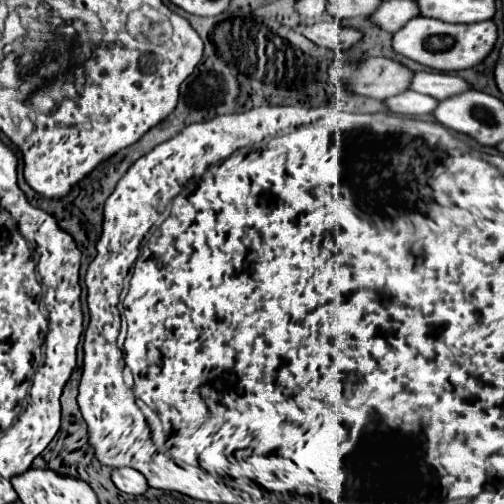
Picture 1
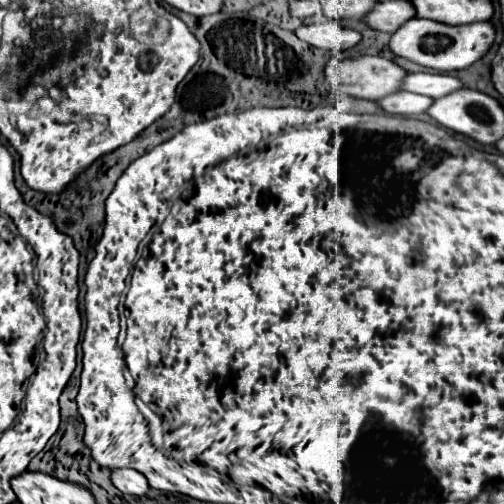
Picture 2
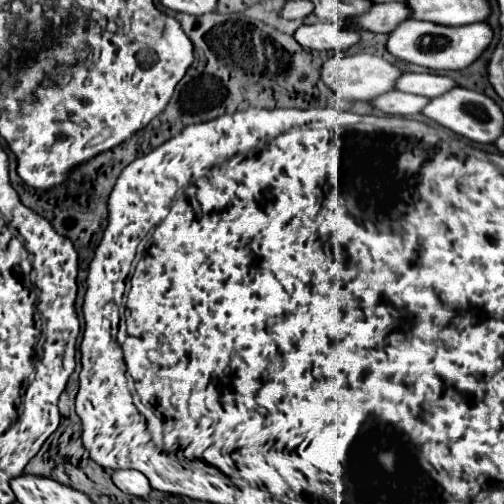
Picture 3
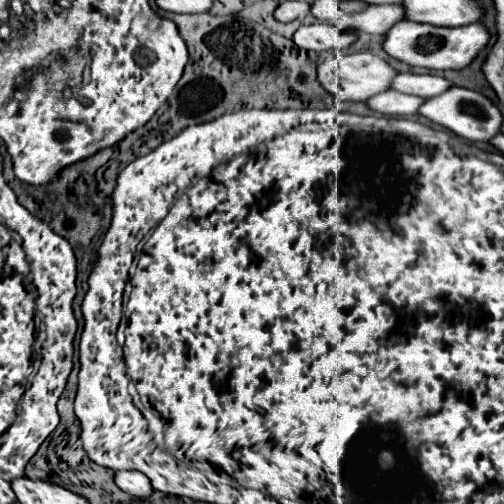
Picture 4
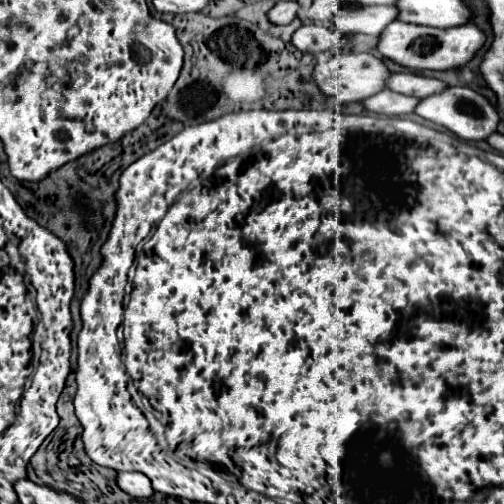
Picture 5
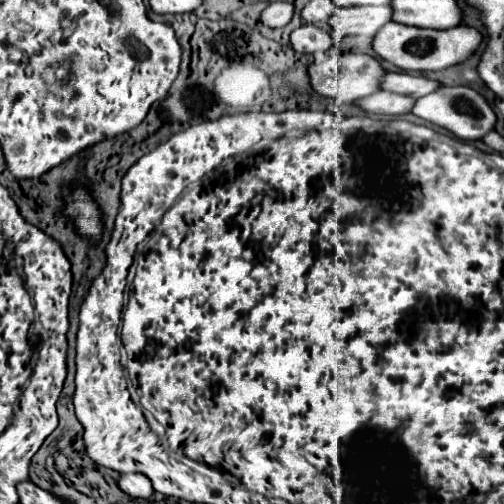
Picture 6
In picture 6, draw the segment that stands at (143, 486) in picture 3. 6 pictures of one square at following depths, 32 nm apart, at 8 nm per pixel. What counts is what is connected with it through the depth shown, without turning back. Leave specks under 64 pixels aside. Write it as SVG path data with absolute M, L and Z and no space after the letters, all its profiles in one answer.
M122 474L118 486L132 498L148 498L154 492L150 480L144 474Z

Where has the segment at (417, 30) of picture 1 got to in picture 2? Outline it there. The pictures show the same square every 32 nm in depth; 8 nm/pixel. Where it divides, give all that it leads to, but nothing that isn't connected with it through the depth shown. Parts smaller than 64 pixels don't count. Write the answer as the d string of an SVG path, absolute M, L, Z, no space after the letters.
M408 20L404 22L390 38L390 50L396 56L402 56L414 64L438 70L438 72L452 72L464 70L480 60L494 42L494 26L490 22L474 22L466 26L448 26L432 20Z

